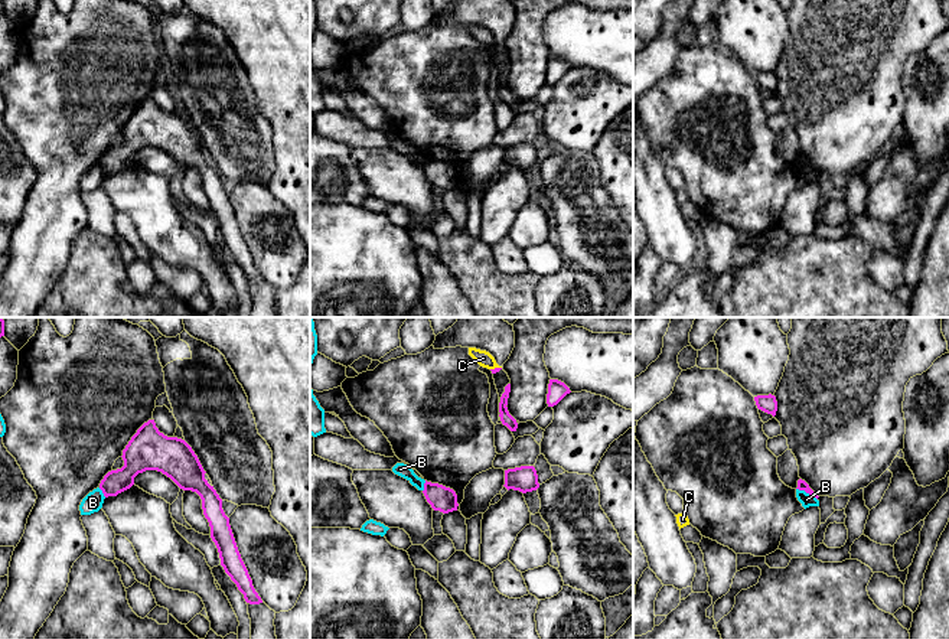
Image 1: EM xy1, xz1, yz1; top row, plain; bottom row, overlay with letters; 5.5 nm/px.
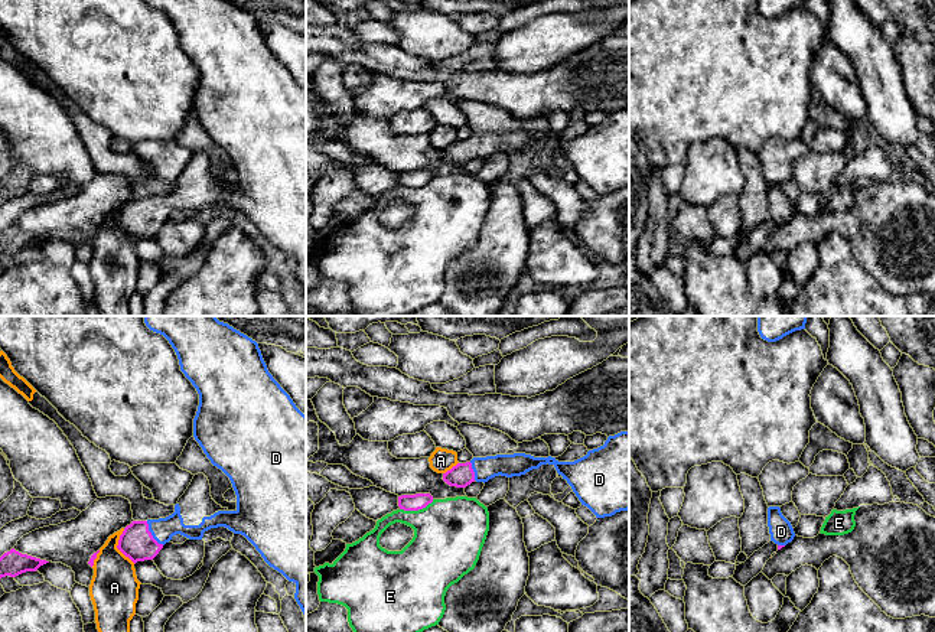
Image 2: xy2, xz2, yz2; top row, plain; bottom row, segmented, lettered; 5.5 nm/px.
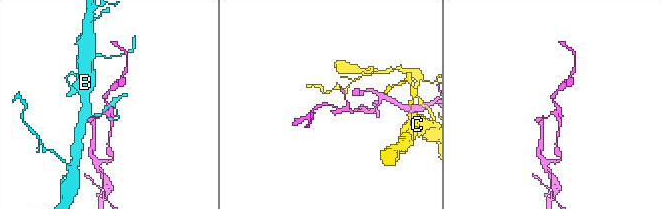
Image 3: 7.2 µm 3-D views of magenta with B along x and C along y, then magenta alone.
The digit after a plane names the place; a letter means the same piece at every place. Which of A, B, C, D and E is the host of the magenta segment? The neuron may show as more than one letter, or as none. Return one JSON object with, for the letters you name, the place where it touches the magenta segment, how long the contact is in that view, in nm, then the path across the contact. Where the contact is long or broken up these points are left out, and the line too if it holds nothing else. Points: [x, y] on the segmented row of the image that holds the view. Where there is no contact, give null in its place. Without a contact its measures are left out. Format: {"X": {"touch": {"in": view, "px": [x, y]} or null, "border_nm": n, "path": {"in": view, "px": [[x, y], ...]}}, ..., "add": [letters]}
{"D": {"touch": {"in": "xy2", "px": [150, 534]}, "border_nm": 170, "path": {"in": "xy2", "px": [[136, 541], [150, 534], [162, 530]]}}, "add": ["D"]}

